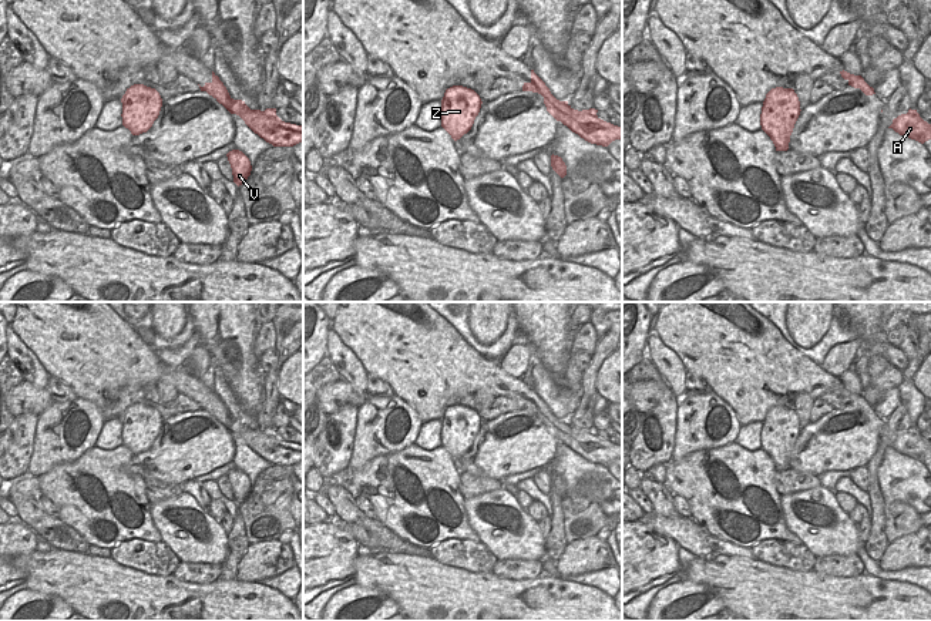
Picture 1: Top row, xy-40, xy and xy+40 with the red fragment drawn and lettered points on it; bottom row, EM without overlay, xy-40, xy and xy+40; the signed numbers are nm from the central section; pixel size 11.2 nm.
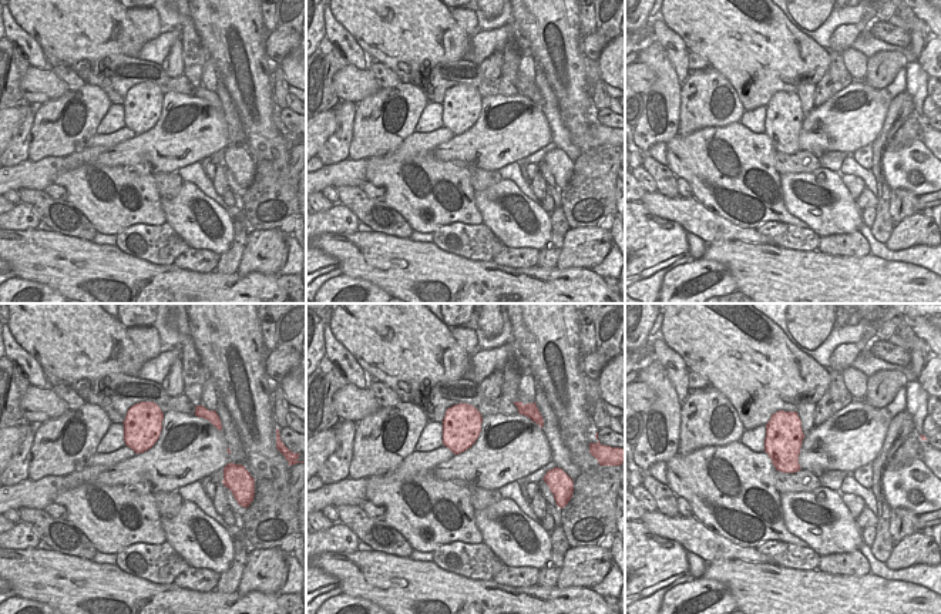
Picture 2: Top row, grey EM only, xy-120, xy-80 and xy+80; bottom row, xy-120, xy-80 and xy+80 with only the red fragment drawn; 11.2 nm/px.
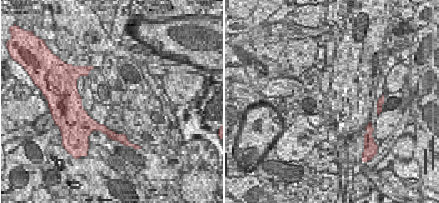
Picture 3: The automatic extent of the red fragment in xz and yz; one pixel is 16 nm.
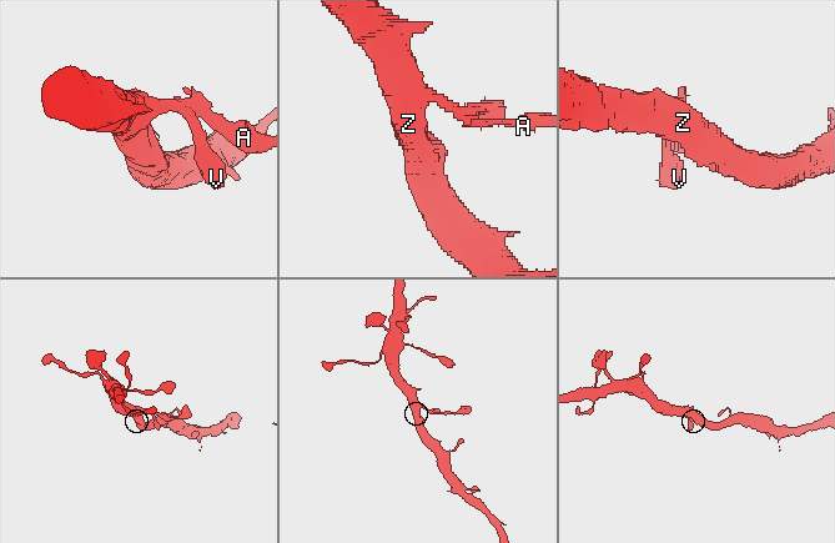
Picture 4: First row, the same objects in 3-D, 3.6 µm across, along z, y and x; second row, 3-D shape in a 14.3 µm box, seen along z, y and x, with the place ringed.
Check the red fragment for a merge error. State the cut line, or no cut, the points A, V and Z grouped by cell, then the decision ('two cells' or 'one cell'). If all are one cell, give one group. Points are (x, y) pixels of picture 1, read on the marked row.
cut xy (531, 77), (541, 89), (547, 103); groups A / V Z; two cells

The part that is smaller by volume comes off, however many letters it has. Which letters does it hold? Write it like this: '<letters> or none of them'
A

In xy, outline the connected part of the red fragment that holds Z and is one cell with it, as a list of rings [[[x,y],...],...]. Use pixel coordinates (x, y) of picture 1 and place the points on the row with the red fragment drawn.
[[[453,85],[441,100],[441,127],[454,141],[467,134],[481,108],[480,95],[467,87]]]

